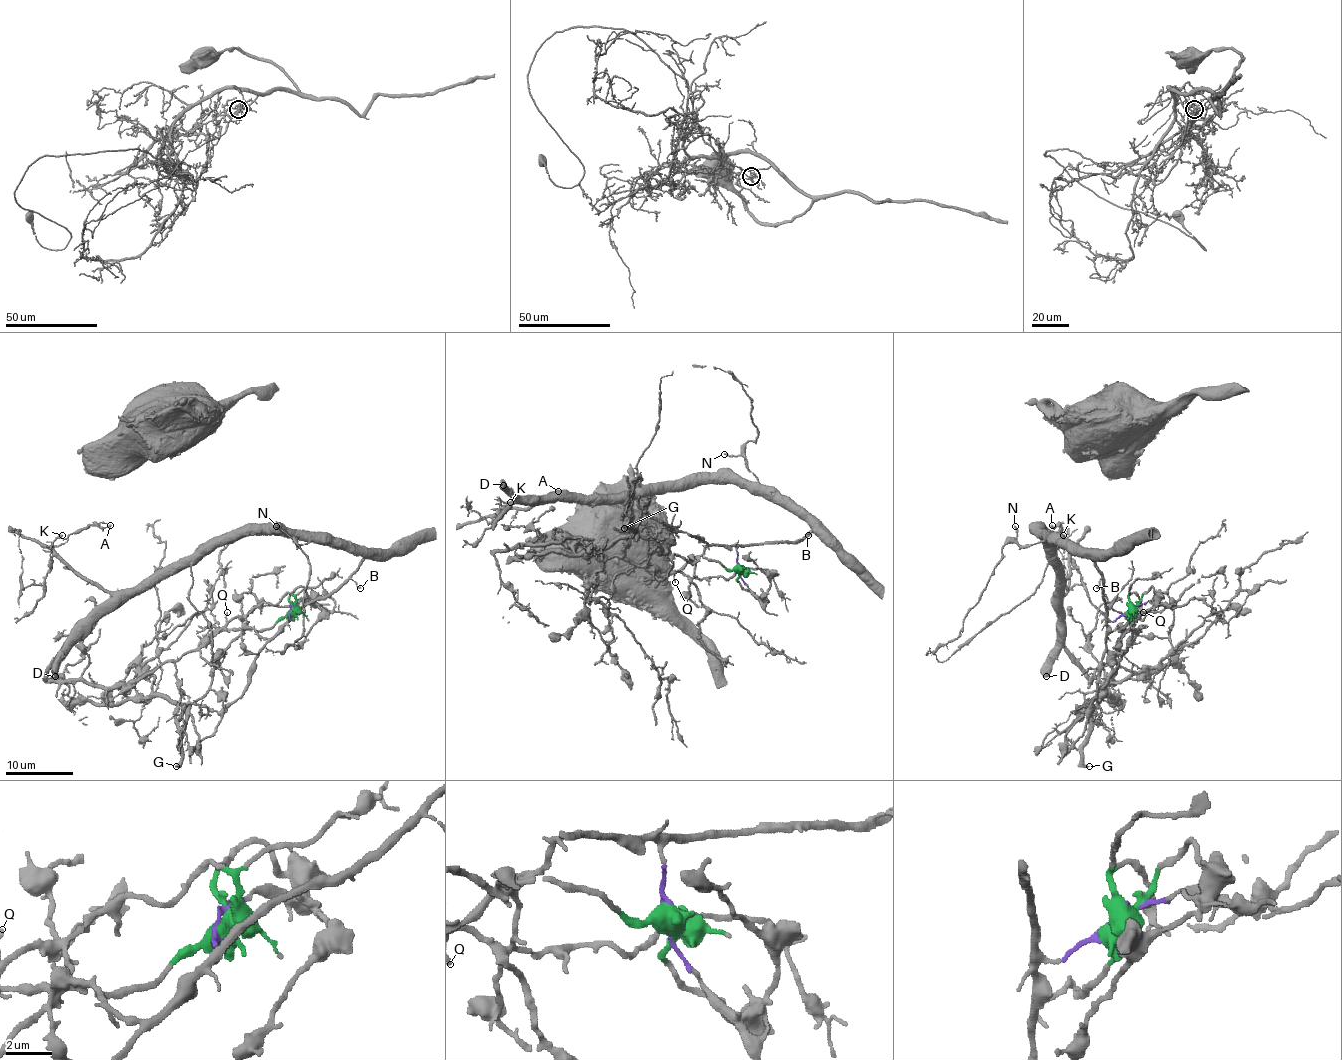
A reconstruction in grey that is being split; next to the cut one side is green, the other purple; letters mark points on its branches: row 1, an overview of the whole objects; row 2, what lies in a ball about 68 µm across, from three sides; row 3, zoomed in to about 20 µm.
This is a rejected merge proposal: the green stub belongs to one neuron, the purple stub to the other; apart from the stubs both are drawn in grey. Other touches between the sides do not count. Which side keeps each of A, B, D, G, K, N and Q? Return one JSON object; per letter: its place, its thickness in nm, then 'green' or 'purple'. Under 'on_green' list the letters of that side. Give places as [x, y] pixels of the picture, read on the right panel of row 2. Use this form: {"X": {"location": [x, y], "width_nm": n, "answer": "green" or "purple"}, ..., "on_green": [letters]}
{"A": {"location": [1052, 525], "width_nm": 160, "answer": "purple"}, "B": {"location": [1096, 588], "width_nm": 140, "answer": "purple"}, "D": {"location": [1046, 676], "width_nm": 550, "answer": "purple"}, "G": {"location": [1089, 766], "width_nm": 320, "answer": "green"}, "K": {"location": [1063, 535], "width_nm": 280, "answer": "purple"}, "N": {"location": [1015, 526], "width_nm": 170, "answer": "purple"}, "Q": {"location": [1143, 612], "width_nm": 120, "answer": "green"}, "on_green": ["G", "Q"]}

